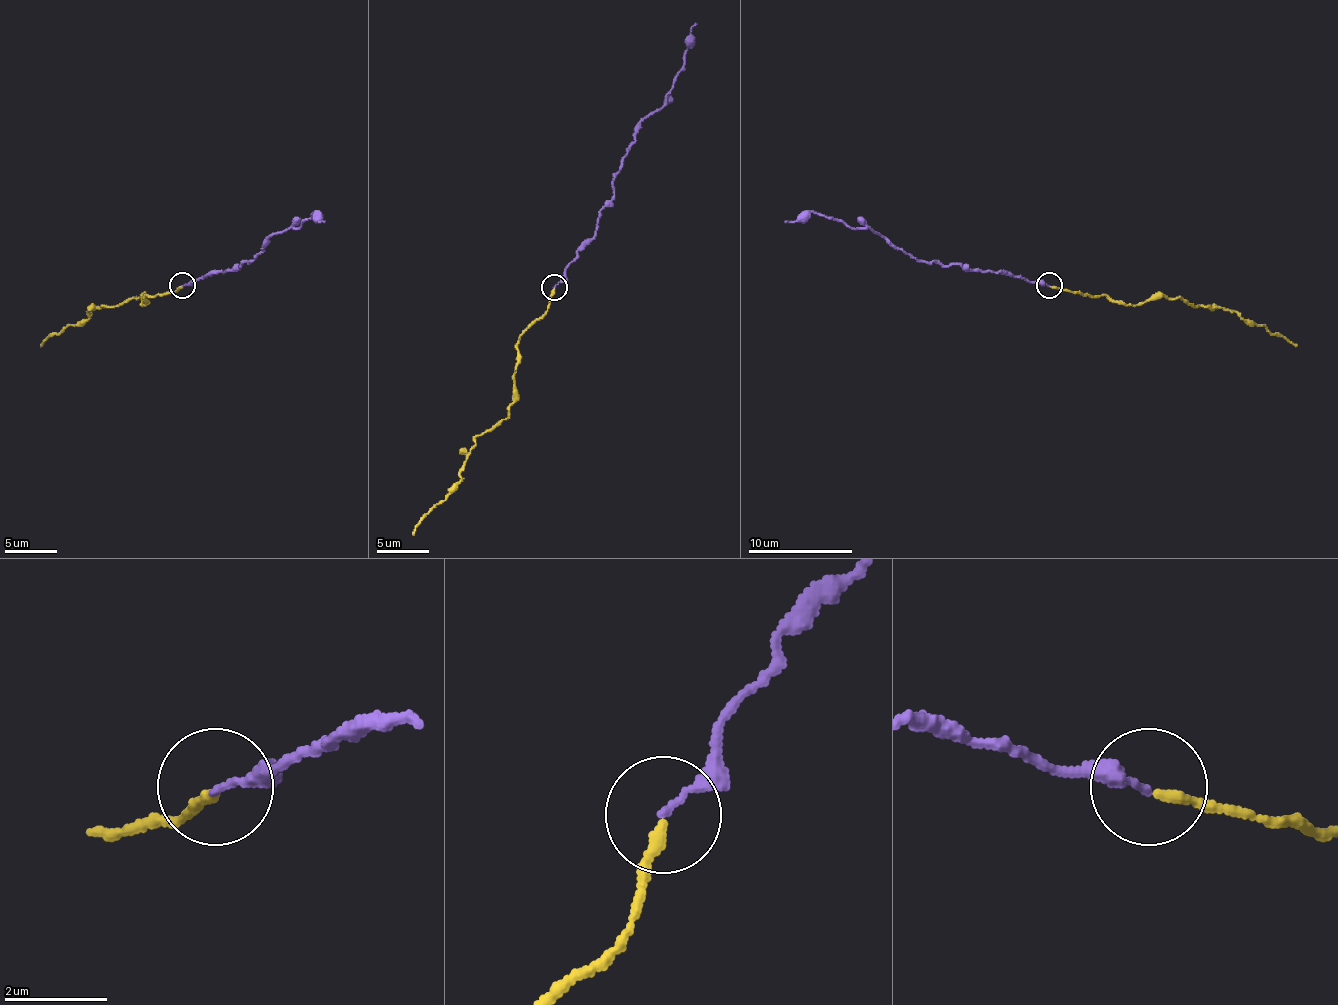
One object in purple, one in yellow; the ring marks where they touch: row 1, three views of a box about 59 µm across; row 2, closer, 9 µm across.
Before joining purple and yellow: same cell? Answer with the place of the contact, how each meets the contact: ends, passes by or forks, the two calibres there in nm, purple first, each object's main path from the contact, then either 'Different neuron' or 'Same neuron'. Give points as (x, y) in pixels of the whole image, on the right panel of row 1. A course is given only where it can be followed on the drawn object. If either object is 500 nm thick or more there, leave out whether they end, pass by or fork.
Place: (1049, 285). At the ring purple ends. At the ring yellow ends. Thickness 140 nm (purple) against 220 nm. Course of purple: (1050, 286), (955, 265), (919, 262), (879, 233), (824, 215), (803, 212), (785, 223). Course of yellow: (1050, 286), (1133, 304), (1160, 296), (1202, 307), (1233, 309), (1296, 346). Same neuron

